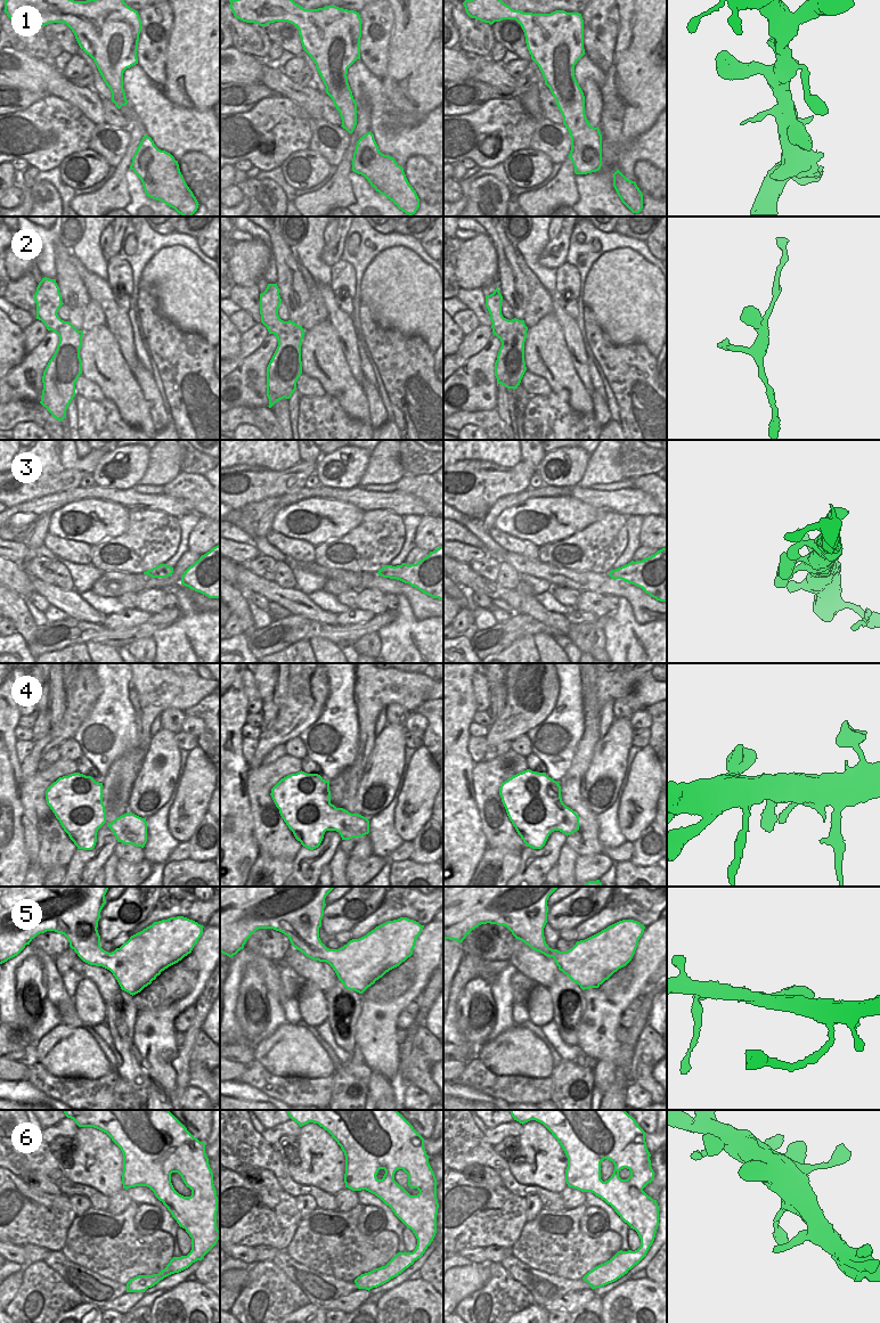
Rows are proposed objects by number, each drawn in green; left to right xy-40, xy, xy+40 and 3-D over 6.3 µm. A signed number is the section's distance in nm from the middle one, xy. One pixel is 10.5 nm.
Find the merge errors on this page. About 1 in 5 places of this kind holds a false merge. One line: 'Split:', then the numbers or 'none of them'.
Split: none of them

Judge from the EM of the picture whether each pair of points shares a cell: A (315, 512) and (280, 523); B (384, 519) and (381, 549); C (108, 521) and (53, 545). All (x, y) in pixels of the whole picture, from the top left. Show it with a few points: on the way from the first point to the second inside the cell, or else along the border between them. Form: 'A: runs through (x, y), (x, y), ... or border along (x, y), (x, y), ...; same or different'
A: runs through (306, 509), (298, 508), (288, 514); same
B: runs through (384, 527), (380, 541); same
C: border along (48, 531), (64, 538), (86, 541), (91, 545); different

